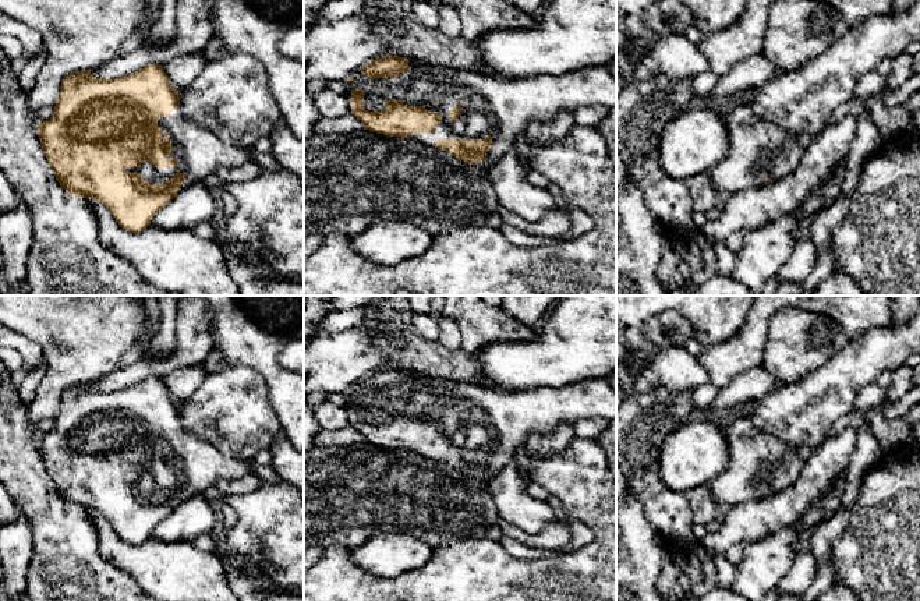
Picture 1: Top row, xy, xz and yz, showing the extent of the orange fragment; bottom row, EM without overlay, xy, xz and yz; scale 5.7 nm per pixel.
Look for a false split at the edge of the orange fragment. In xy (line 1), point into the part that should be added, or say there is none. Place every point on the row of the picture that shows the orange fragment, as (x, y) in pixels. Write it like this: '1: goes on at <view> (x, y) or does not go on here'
1: goes on at xy (198, 151)

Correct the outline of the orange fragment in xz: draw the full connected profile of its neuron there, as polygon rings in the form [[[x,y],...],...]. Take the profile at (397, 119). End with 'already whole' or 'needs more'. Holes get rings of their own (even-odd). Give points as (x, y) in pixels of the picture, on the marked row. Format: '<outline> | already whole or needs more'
[[[386,54],[358,68],[348,84],[348,110],[367,130],[420,139],[484,170],[498,163],[531,124],[548,123],[580,106],[616,107],[616,79],[608,66],[502,81],[481,73]]] | needs more

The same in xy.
[[[160,64],[118,78],[95,78],[91,70],[67,75],[60,86],[54,114],[38,125],[43,153],[56,180],[71,195],[102,202],[131,233],[139,233],[180,190],[204,181],[219,169],[240,167],[252,160],[248,149],[226,145],[212,131],[188,119],[180,107],[178,92]]] | needs more

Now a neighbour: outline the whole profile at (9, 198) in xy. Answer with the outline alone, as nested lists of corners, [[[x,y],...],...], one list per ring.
[[[0,169],[0,213],[14,208],[17,202],[18,197],[6,173]]]

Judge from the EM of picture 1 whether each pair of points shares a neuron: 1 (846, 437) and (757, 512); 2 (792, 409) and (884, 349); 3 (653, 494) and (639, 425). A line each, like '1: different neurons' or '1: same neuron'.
1: same neuron
2: same neuron
3: same neuron

